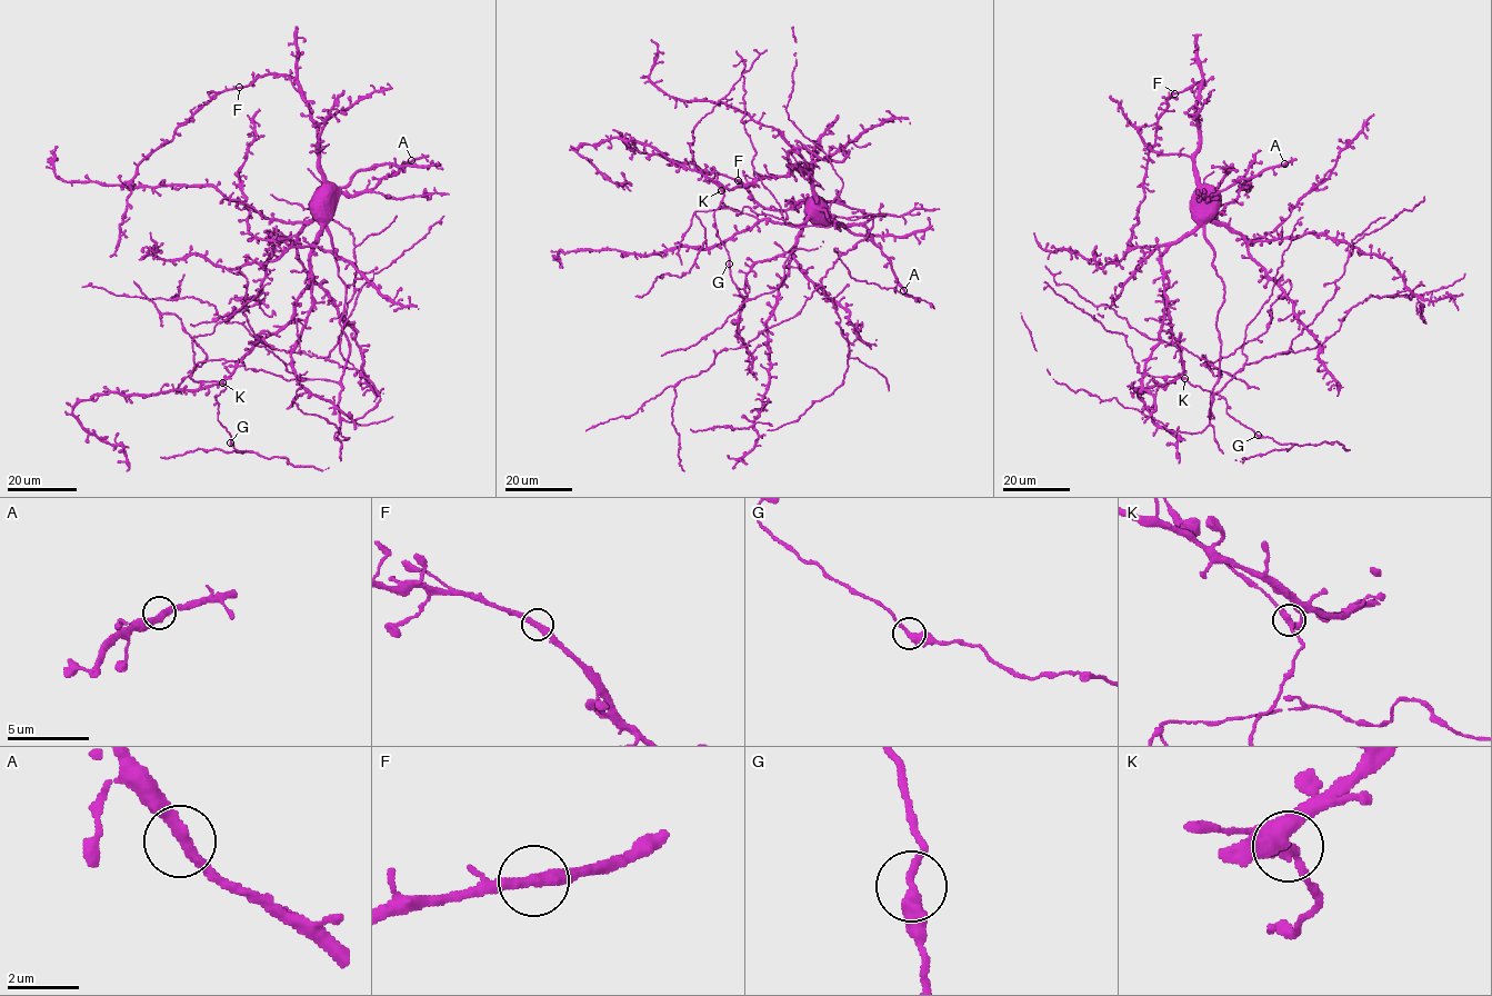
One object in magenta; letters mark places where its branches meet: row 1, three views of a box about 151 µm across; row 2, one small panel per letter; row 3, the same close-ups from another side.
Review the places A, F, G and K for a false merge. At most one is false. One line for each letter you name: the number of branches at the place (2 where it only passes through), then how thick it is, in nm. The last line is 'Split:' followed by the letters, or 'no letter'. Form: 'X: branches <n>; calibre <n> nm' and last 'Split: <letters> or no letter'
Split: no letter

